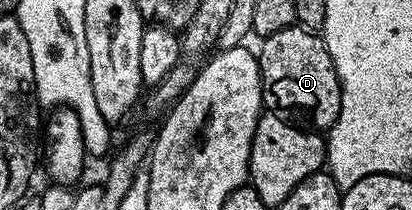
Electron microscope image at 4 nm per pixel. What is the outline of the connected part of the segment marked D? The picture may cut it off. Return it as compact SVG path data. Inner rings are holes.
M296 24L281 32L273 32L273 36L262 39L261 45L263 47L258 47L257 57L259 75L263 77L264 103L280 111L308 110L320 131L330 131L341 112L341 88L322 37Z

